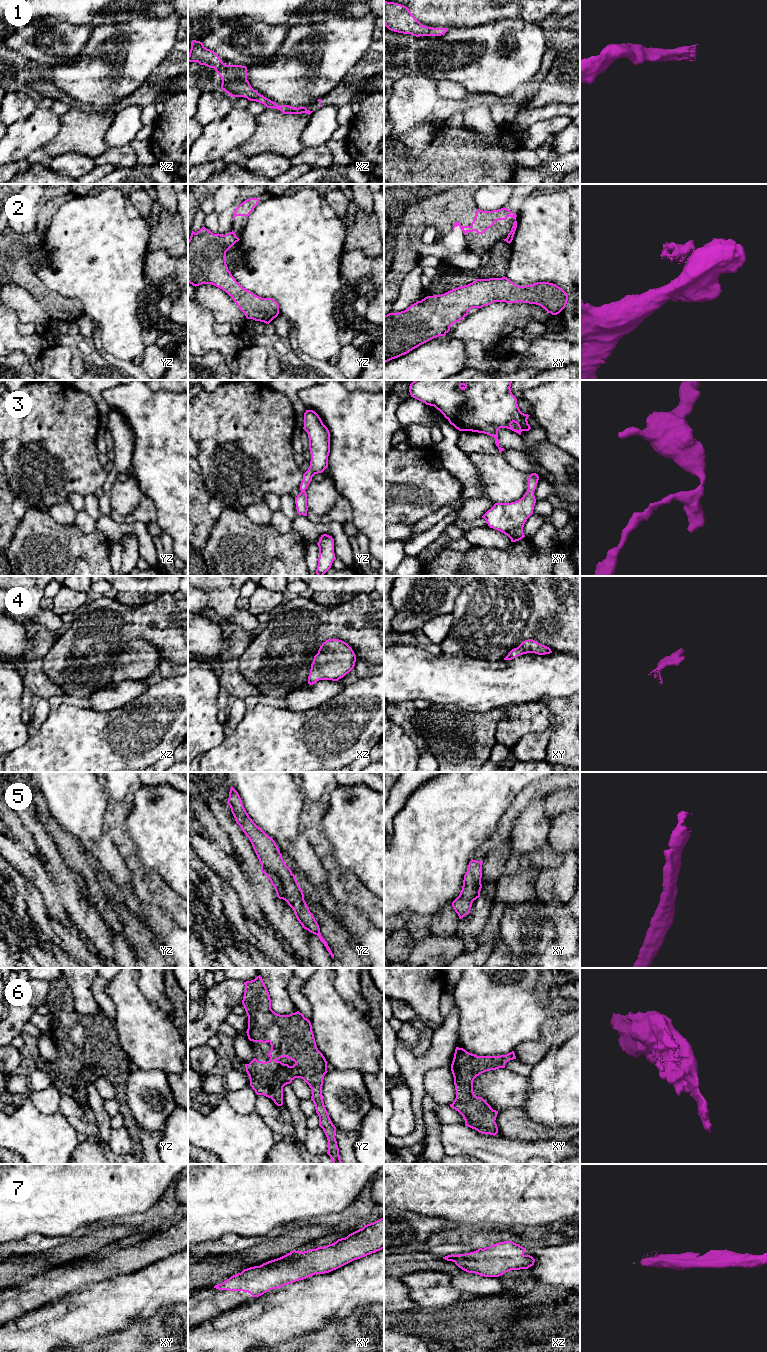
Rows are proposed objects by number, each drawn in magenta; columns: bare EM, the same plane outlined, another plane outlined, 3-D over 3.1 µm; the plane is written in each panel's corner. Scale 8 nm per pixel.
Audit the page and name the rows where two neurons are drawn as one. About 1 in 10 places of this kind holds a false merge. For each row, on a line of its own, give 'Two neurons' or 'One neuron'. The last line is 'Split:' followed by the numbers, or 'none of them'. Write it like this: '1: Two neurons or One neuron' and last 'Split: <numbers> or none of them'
1: One neuron
2: Two neurons
3: One neuron
4: One neuron
5: One neuron
6: One neuron
7: One neuron
Split: 2

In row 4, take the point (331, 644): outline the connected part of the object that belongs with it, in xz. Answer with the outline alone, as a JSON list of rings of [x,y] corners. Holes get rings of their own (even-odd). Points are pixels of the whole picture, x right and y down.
[[[328,639],[322,643],[311,664],[308,684],[319,680],[338,681],[355,666],[356,655],[352,648],[339,639]]]

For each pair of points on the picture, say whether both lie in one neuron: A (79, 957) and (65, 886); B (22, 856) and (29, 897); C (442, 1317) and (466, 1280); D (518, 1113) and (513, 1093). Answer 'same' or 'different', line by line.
A: different
B: different
C: different
D: different

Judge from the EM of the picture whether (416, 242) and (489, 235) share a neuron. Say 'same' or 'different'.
different

